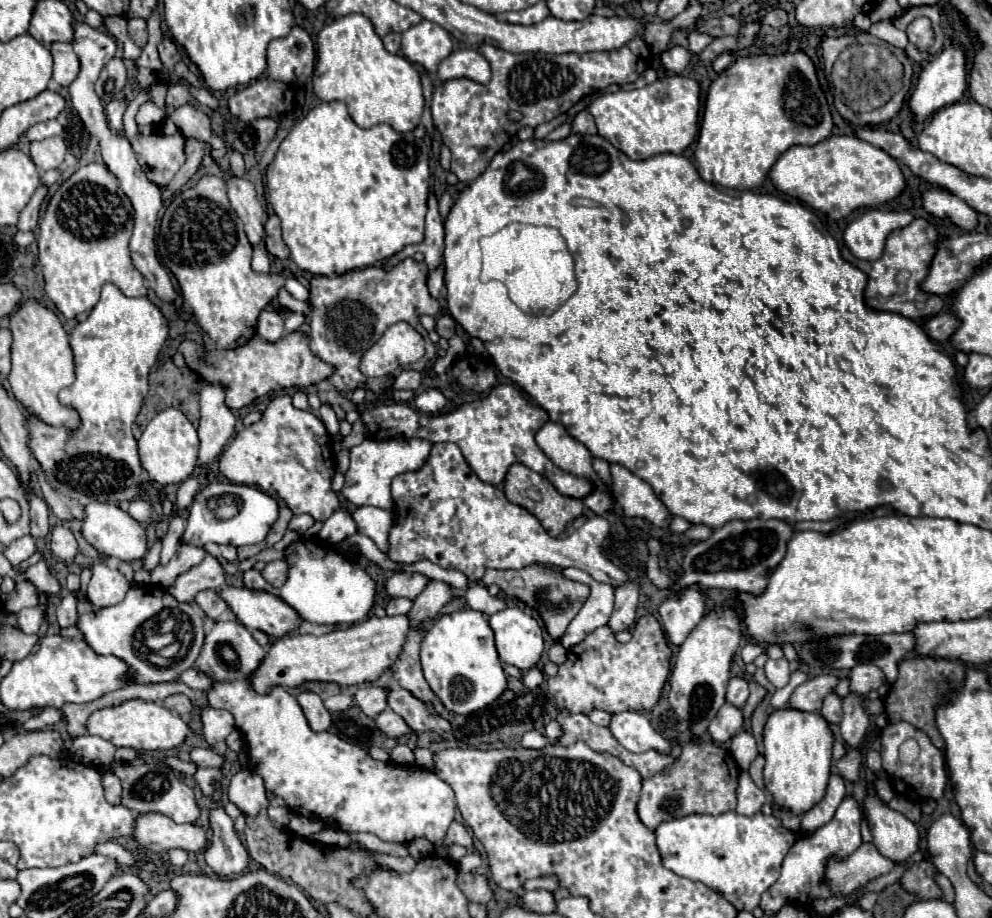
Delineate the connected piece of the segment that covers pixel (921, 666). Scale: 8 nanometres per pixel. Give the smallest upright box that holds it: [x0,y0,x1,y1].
[882,656,964,750]

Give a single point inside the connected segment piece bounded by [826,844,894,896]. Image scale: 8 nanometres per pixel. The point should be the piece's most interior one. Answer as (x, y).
(866, 863)

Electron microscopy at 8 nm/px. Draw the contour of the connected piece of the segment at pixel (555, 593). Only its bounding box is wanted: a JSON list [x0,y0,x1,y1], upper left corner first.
[482,564,590,642]

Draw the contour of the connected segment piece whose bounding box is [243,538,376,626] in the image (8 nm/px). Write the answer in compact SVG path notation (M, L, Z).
M298 540L288 550L288 562L290 572L288 580L280 588L268 588L270 584L264 580L264 576L258 570L248 570L243 574L243 582L246 588L260 588L262 590L282 598L288 606L292 606L298 616L312 624L356 624L370 612L374 604L376 584L374 580L354 562L348 562L344 556L340 556L336 550L322 548L328 546L326 542L318 540Z

